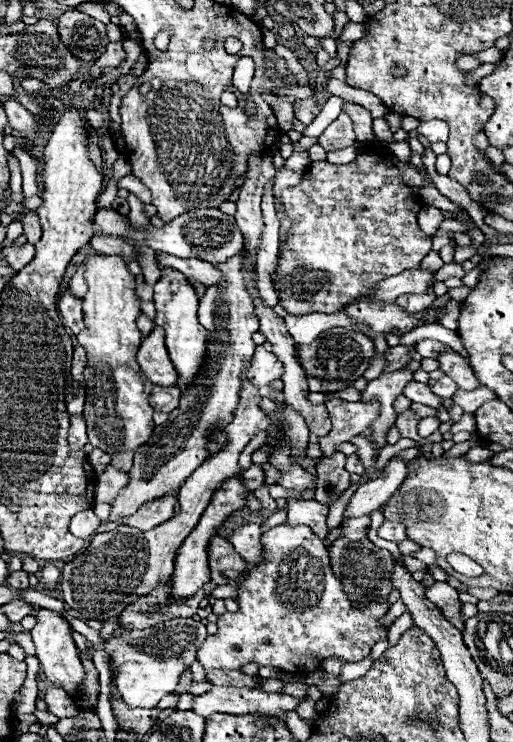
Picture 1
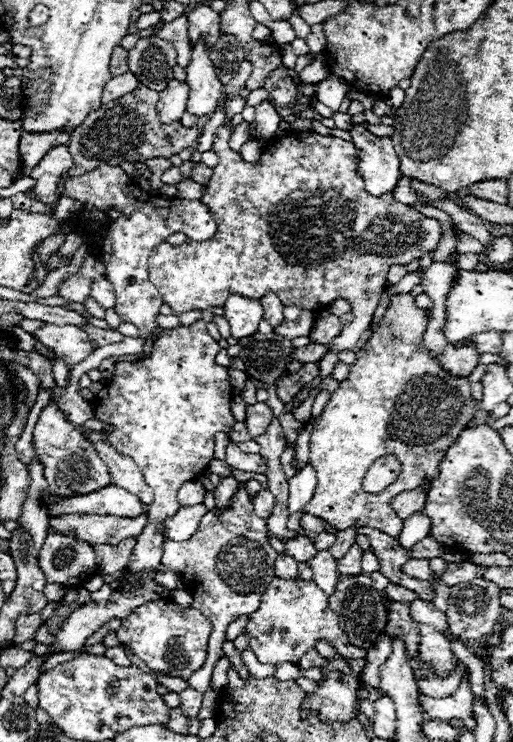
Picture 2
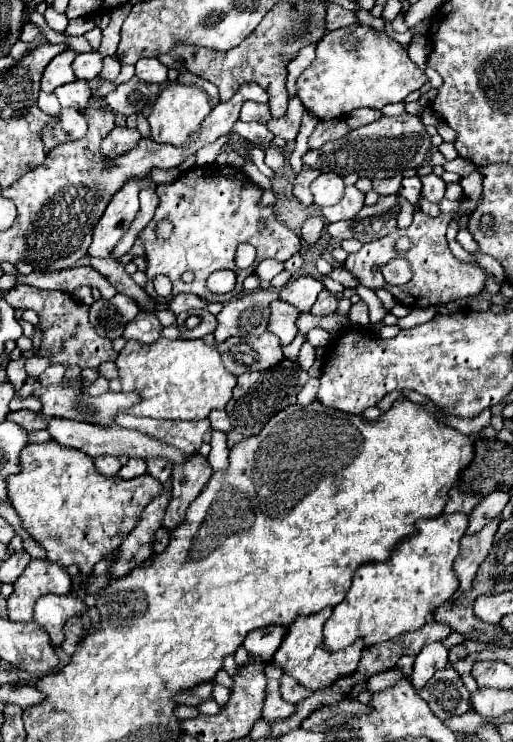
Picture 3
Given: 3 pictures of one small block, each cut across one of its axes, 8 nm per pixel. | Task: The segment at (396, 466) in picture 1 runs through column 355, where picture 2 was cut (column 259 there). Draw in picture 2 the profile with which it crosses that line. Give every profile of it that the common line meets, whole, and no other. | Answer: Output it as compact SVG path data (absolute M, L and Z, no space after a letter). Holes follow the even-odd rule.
M260 490L254 498L252 498L252 504L254 504L254 512L260 516L260 518L267 518L270 516L274 504L276 504L276 498L268 492L268 490Z

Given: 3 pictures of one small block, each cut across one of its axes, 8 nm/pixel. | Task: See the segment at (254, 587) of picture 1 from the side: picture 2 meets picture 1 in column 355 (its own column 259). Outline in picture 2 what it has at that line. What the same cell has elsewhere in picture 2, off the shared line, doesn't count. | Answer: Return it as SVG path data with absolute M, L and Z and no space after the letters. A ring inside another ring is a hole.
M274 576L272 582L270 582L270 586L266 588L266 592L262 594L260 608L254 614L248 616L248 624L244 628L244 634L246 634L246 638L248 638L250 644L256 644L256 646L250 646L250 650L256 654L258 662L274 664L274 666L280 664L280 662L294 662L296 664L320 640L330 642L336 648L336 652L342 654L342 656L346 656L346 658L364 658L366 656L366 650L350 644L348 634L338 626L338 616L328 606L328 596L314 584L314 580L302 580L302 578L284 580L284 578Z

